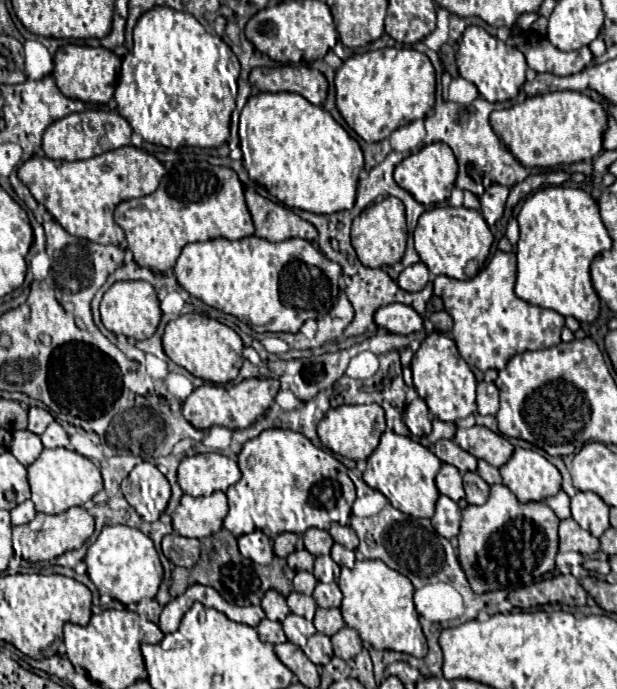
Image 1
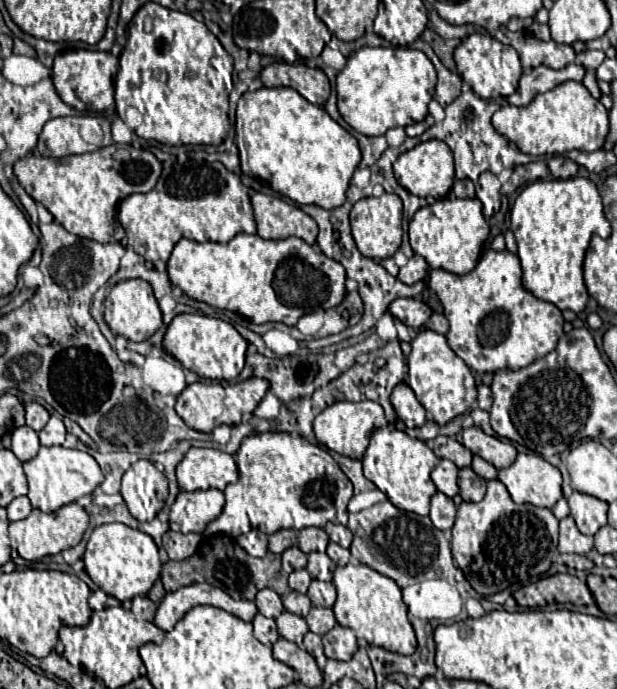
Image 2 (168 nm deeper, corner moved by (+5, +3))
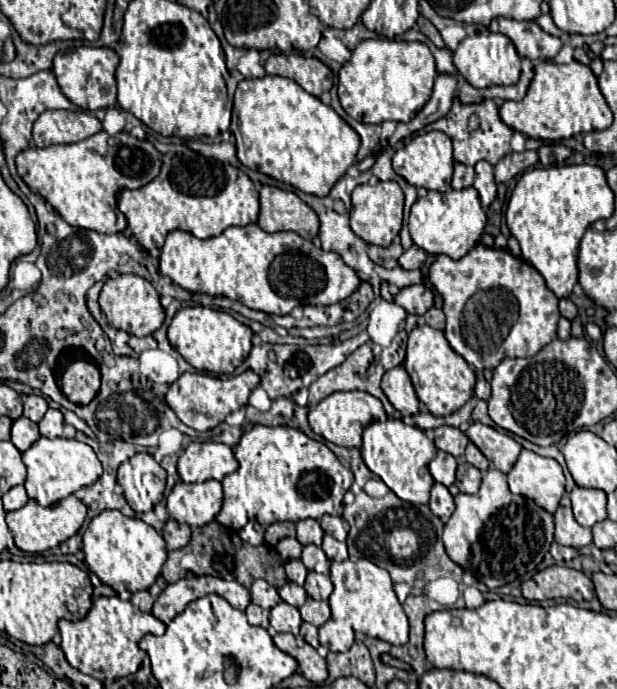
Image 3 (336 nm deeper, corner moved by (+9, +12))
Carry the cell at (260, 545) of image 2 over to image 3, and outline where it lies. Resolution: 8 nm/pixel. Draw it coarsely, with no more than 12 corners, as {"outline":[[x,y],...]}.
{"outline":[[250,520],[238,532],[252,546],[264,542],[265,529]]}

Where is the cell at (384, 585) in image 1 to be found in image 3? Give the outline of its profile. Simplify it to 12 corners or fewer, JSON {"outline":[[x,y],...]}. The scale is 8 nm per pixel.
{"outline":[[331,562],[335,620],[403,646],[409,622],[387,570]]}

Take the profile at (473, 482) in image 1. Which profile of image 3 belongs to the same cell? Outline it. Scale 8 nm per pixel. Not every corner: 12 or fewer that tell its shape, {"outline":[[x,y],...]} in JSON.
{"outline":[[459,464],[457,488],[475,494],[481,472],[471,464]]}

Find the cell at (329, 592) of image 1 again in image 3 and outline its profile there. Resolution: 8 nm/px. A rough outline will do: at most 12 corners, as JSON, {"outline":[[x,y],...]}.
{"outline":[[309,571],[305,592],[313,600],[327,600],[333,584],[329,576]]}

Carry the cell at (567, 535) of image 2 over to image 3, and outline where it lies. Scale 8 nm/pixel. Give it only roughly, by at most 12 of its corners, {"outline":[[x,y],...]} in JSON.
{"outline":[[571,508],[555,512],[555,540],[563,546],[591,544],[591,530],[577,524]]}

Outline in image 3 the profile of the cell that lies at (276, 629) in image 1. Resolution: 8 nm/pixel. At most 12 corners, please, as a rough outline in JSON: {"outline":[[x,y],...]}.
{"outline":[[251,602],[245,614],[249,624],[269,628],[269,610]]}

